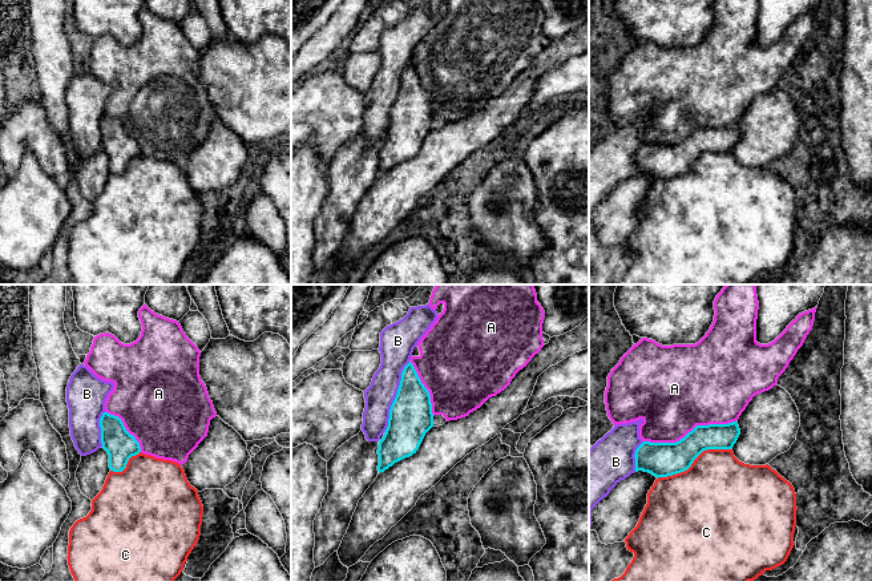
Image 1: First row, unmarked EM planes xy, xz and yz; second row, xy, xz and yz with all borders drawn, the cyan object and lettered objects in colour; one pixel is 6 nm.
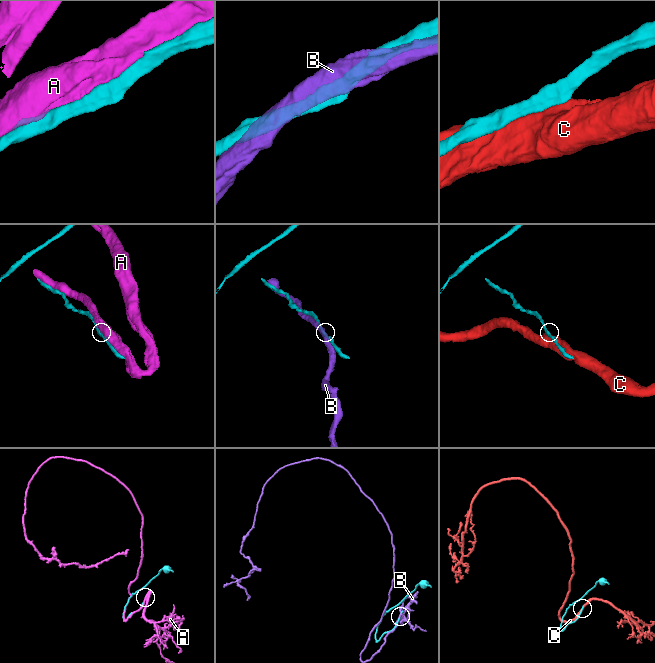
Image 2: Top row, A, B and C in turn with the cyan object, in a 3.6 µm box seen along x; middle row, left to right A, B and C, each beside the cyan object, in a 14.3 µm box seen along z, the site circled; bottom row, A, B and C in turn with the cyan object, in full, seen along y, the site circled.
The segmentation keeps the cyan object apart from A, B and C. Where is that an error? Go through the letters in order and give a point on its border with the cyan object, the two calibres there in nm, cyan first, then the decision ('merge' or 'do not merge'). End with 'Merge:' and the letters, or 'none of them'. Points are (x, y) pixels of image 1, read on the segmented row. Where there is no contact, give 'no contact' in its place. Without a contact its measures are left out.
A: yz (689, 432) | 200/480 nm | merge
B: xz (396, 396) | 260/180 nm | do not merge
C: yz (693, 462) | 200/480 nm | do not merge
Merge: A

